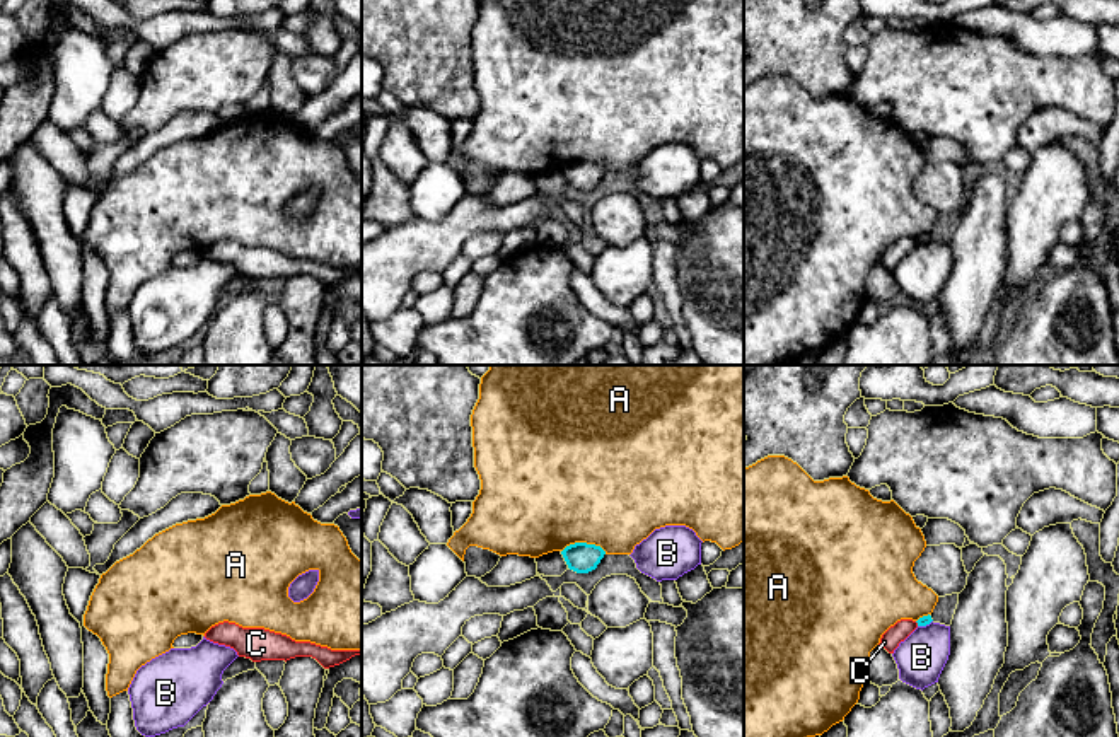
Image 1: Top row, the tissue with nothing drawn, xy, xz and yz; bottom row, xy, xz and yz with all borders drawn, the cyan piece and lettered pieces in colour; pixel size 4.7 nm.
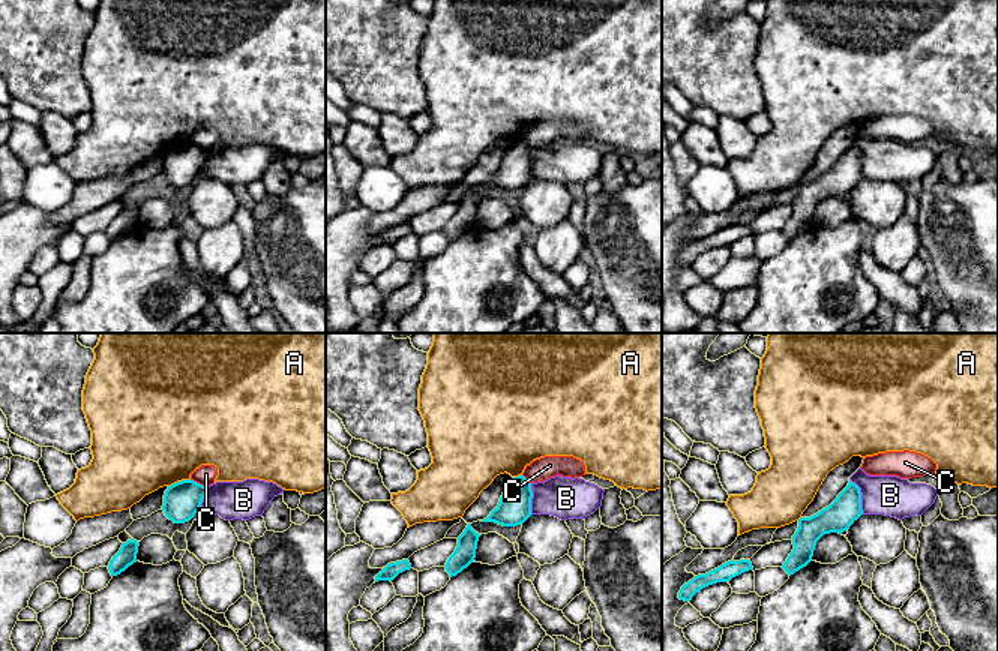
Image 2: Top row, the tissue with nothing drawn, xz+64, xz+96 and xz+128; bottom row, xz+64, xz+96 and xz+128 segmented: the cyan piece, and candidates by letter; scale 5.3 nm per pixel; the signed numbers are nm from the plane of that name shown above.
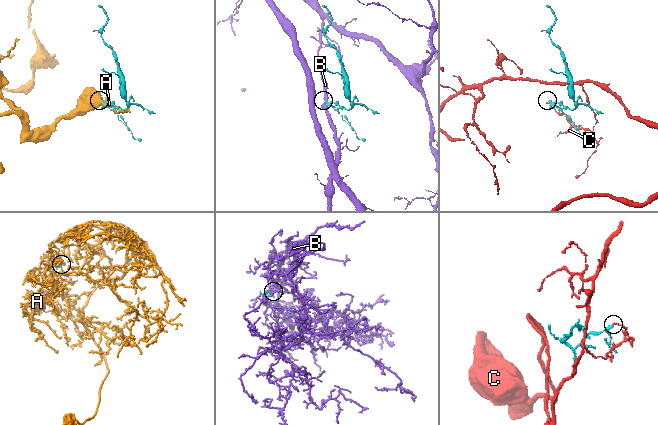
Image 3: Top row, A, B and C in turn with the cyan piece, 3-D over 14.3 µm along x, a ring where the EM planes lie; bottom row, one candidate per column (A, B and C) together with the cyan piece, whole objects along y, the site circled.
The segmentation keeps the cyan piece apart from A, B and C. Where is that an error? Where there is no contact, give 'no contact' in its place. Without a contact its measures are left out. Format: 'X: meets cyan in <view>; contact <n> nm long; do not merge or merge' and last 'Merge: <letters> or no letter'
A: meets cyan in xz; contact 220 nm long; do not merge
B: meets cyan in yz; contact 80 nm long; do not merge
C: meets cyan in yz; contact 30 nm long; do not merge
Merge: no letter

